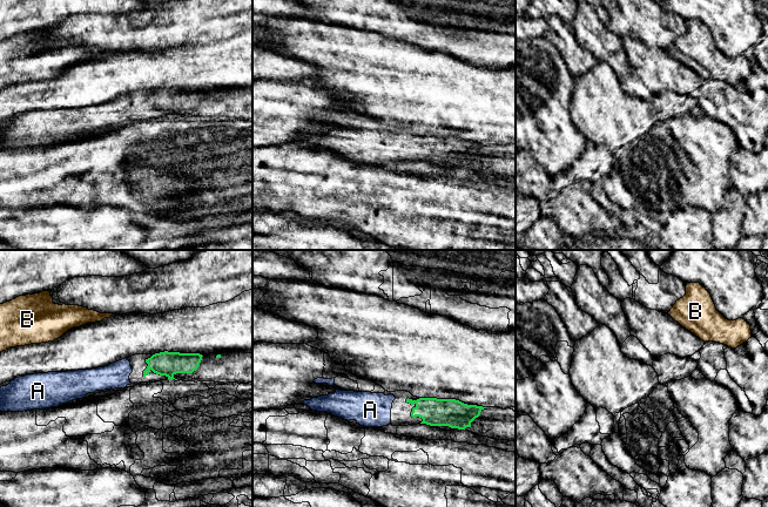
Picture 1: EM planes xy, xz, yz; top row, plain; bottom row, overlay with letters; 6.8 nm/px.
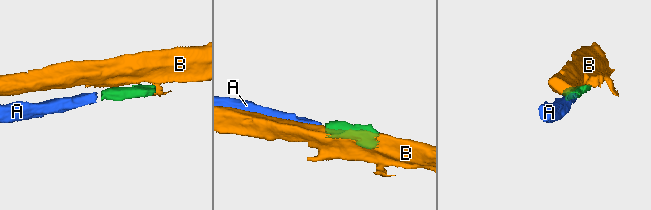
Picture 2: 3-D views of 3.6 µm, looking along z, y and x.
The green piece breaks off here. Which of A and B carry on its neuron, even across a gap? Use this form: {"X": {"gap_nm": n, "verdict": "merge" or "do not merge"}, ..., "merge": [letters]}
{"A": {"gap_nm": 80, "verdict": "merge"}, "B": {"gap_nm": 380, "verdict": "do not merge"}, "merge": ["A"]}

